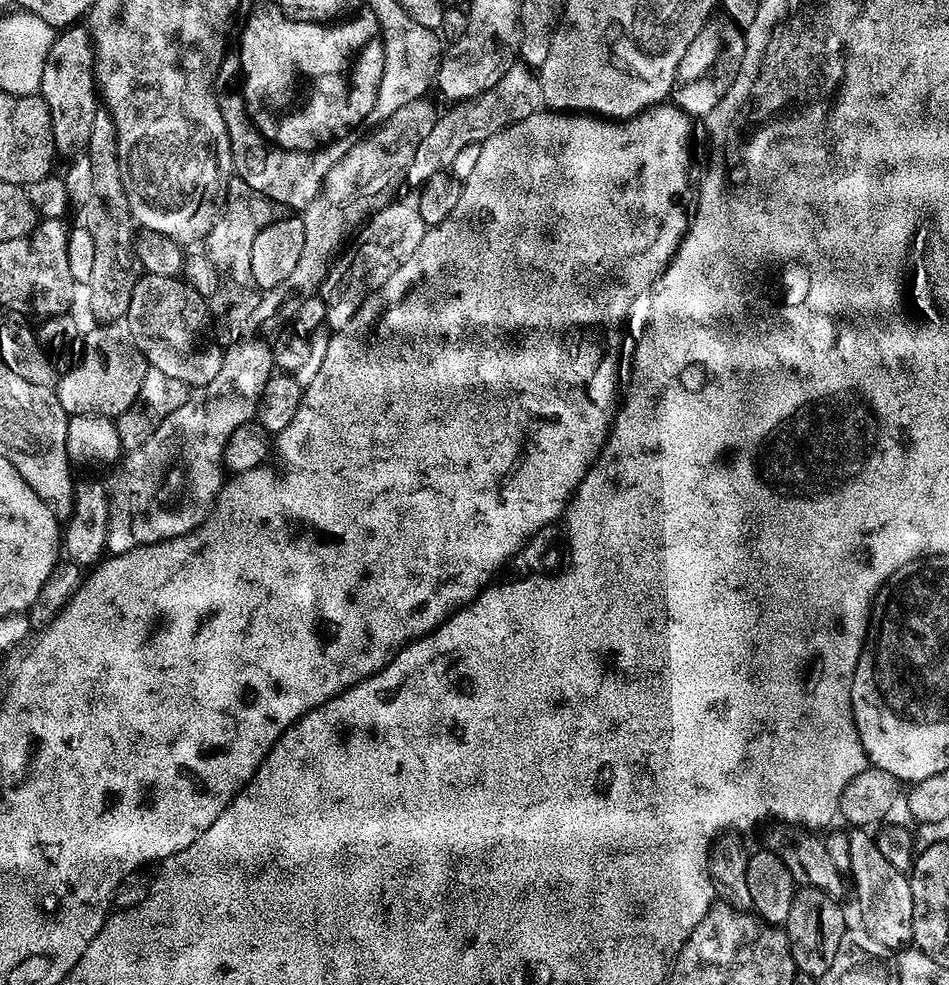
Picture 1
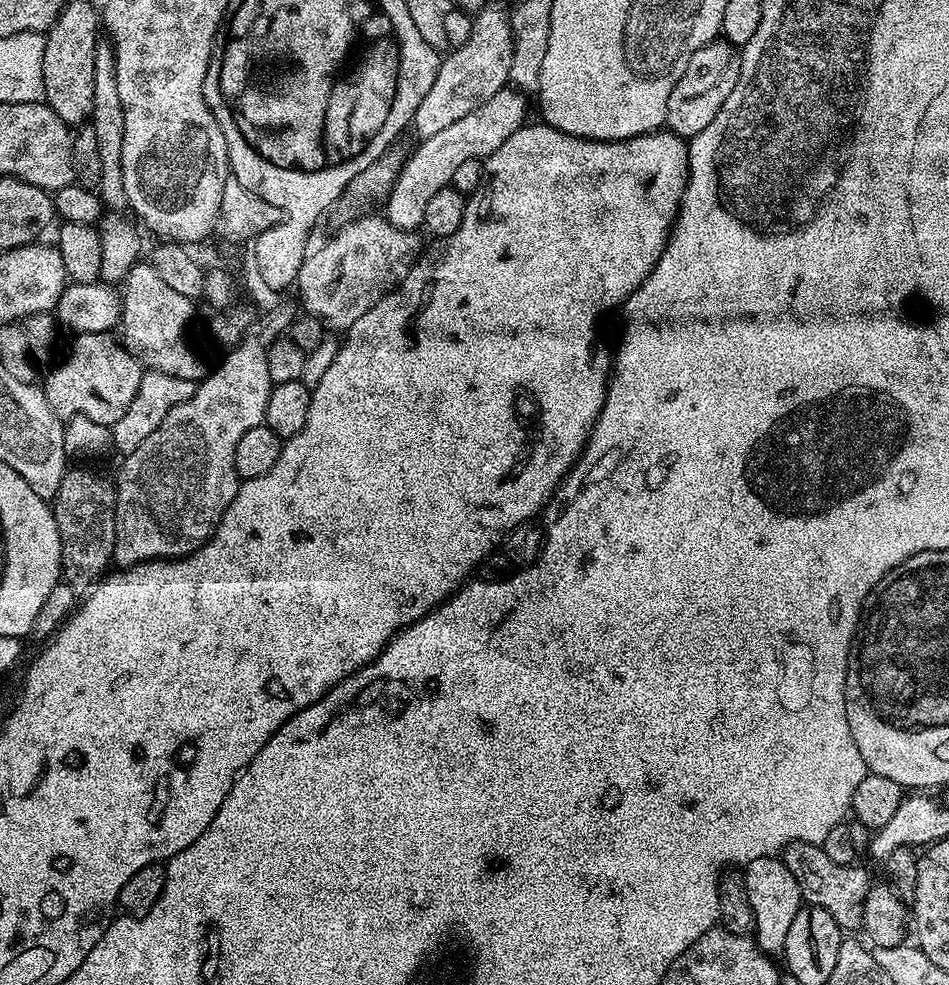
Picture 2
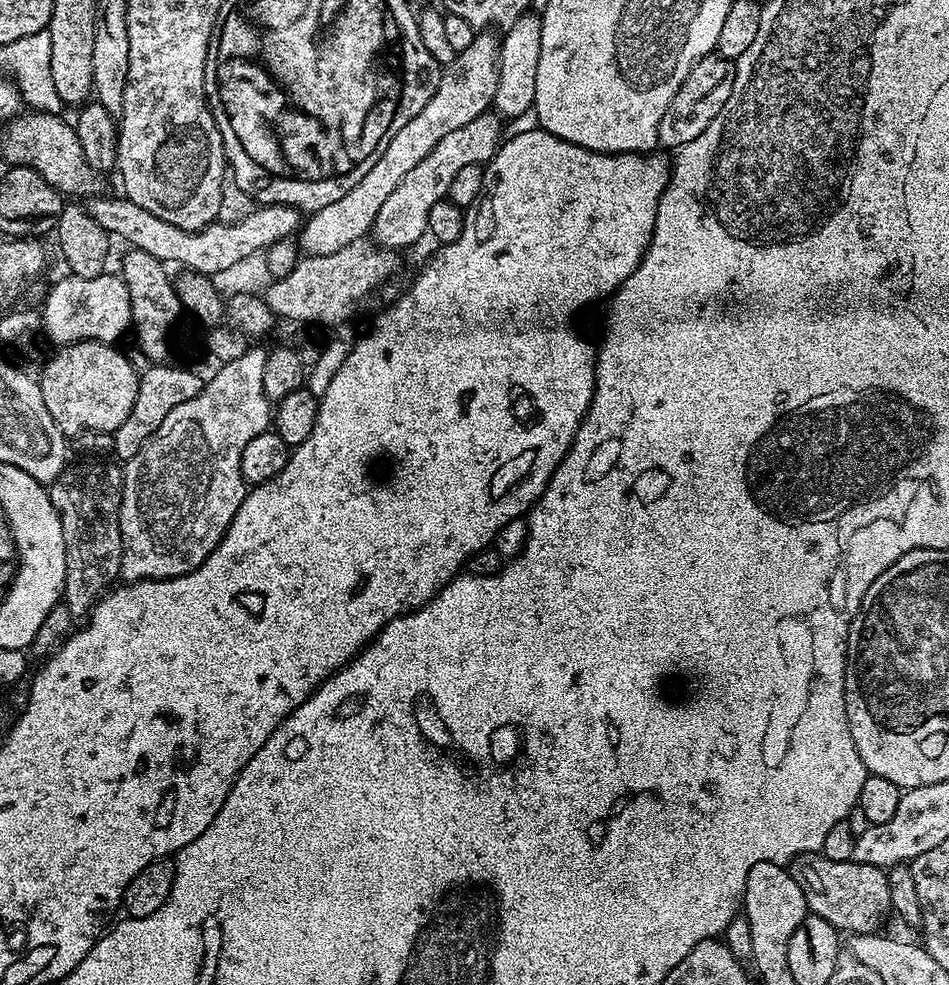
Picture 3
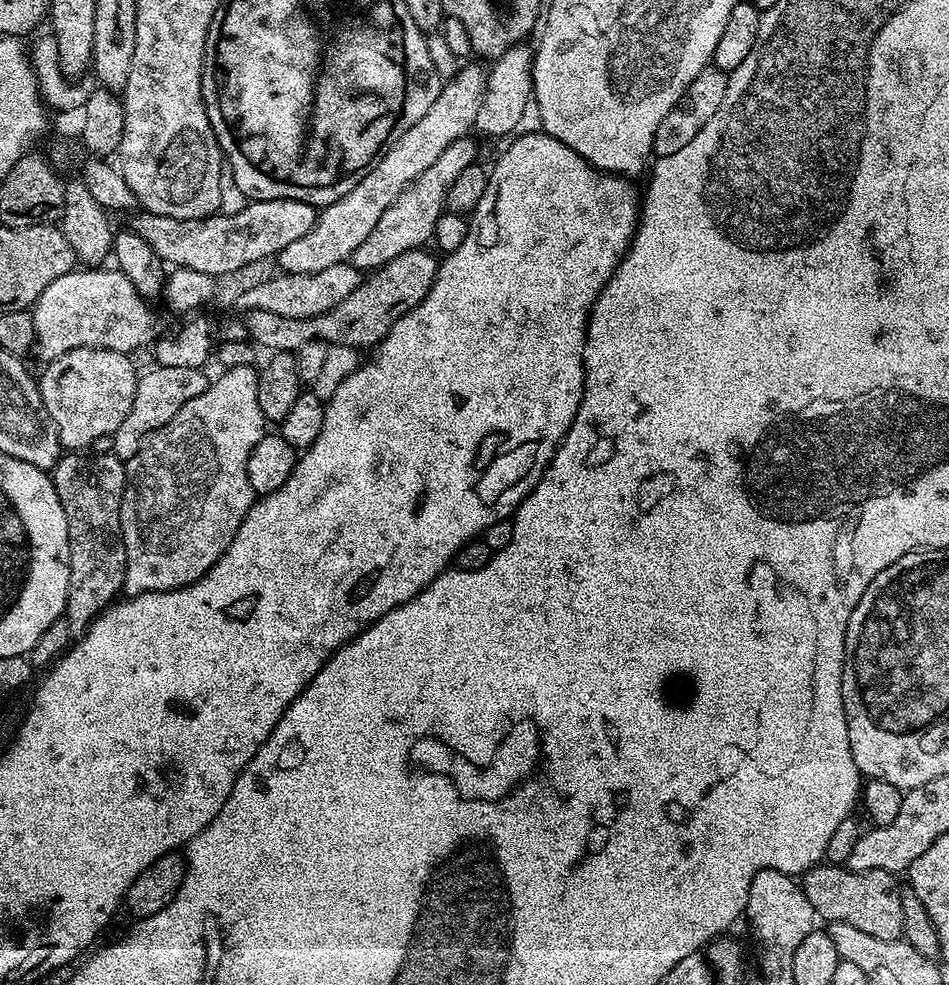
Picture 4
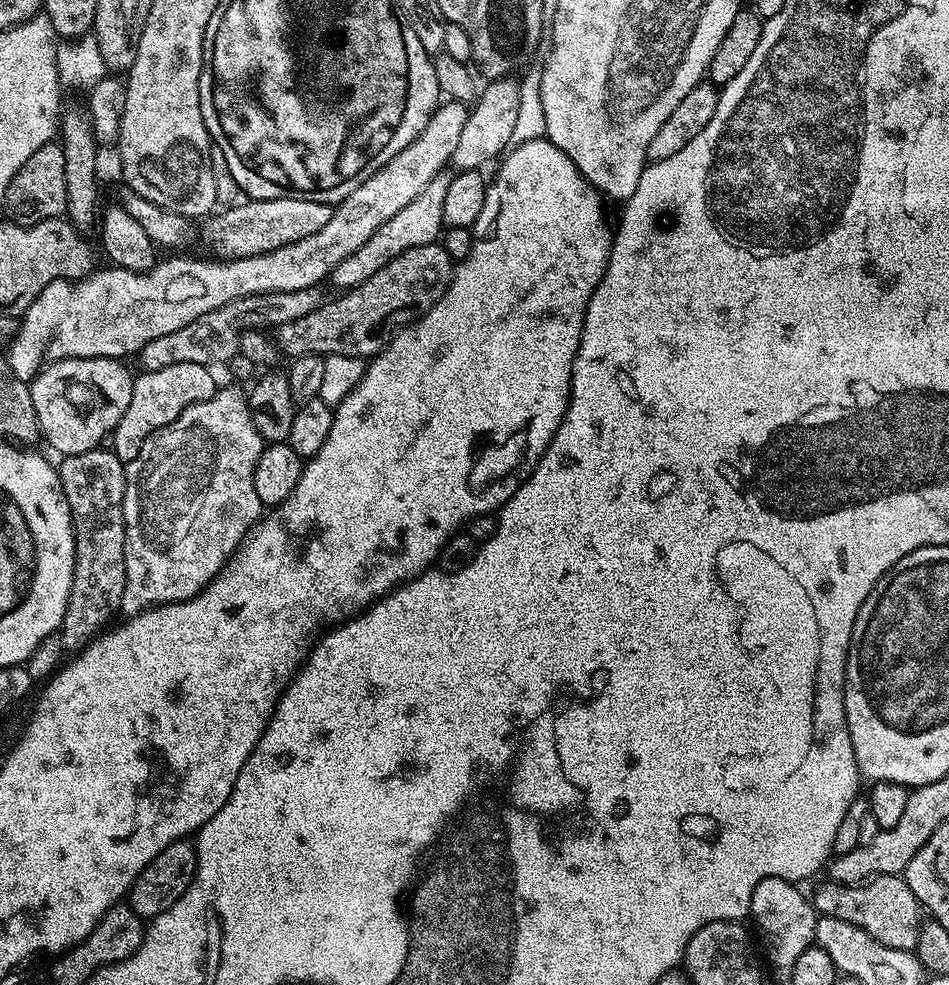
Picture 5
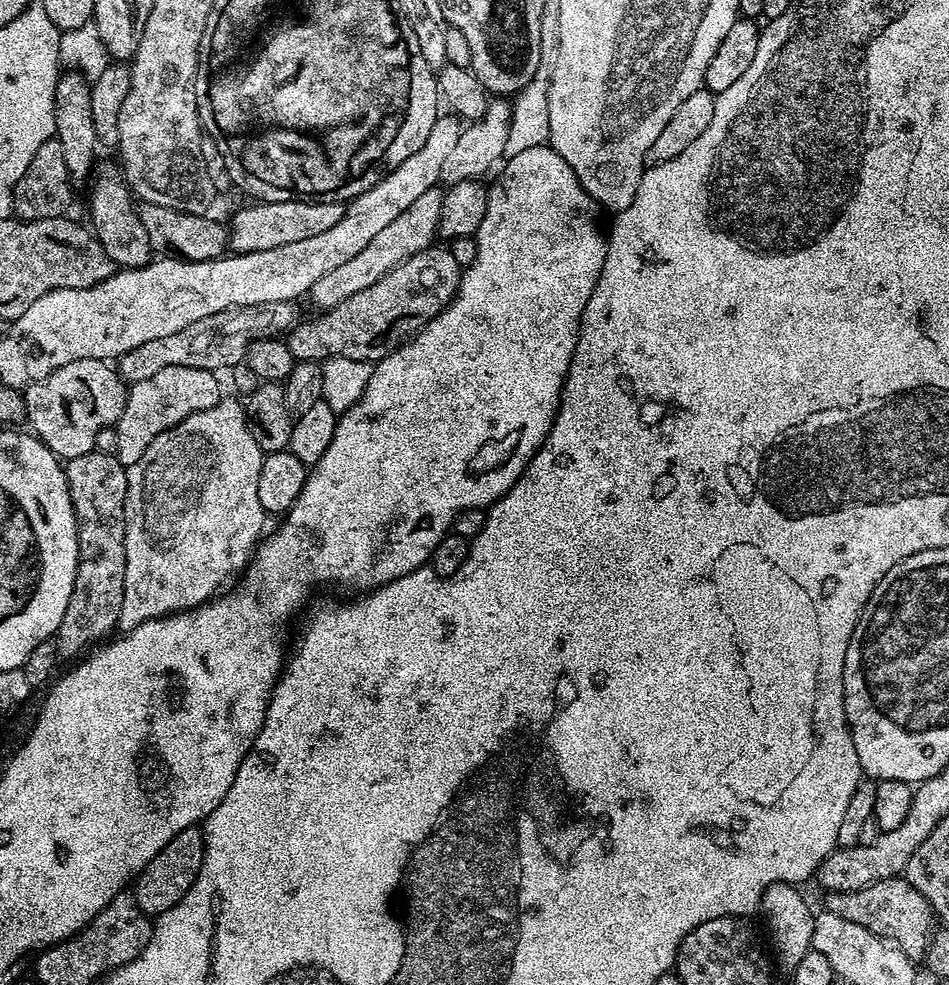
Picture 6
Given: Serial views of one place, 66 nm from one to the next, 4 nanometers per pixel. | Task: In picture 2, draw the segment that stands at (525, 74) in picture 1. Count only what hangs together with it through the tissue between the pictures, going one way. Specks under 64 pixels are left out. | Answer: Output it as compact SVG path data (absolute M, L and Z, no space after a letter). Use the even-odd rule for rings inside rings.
M506 86L494 94L494 98L486 98L478 110L470 110L470 114L458 118L458 122L451 123L450 126L438 130L438 134L423 137L419 141L420 145L412 152L412 157L405 162L395 173L392 187L386 197L388 205L382 209L383 215L396 228L405 230L416 230L423 225L424 215L426 214L426 205L438 190L449 187L458 166L462 162L470 160L483 161L510 134L514 134L526 123L524 115L528 112L528 104L525 93Z

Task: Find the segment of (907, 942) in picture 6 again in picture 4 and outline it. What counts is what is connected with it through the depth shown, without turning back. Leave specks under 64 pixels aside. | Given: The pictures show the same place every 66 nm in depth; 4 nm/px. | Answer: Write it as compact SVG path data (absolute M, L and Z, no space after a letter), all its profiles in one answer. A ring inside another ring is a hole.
M821 862L803 873L802 887L821 921L854 926L854 930L874 934L874 938L898 940L904 930L901 889L896 888L896 880L886 870L851 872L847 866Z

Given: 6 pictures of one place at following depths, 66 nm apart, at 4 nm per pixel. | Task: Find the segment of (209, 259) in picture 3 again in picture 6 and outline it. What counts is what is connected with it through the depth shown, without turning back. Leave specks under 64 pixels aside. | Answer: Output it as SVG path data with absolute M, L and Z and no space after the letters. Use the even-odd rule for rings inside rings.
M287 200L286 202L252 202L249 208L240 208L232 216L232 221L227 221L228 243L233 253L242 252L261 252L262 250L274 250L274 246L287 246L289 242L302 242L302 238L314 238L314 234L326 234L326 230L330 230L330 226L334 226L334 222L338 222L338 218L342 218L345 205L340 202L322 202L321 200Z

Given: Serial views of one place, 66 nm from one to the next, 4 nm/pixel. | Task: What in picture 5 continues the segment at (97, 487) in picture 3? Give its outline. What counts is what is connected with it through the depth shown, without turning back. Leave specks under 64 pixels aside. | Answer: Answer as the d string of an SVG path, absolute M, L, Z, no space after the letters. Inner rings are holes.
M100 447L65 456L58 464L62 490L70 506L76 543L70 598L64 622L58 629L62 646L68 654L76 654L87 648L113 623L112 615L120 612L122 590L126 590L125 467L125 461L120 460L115 452L104 451Z

